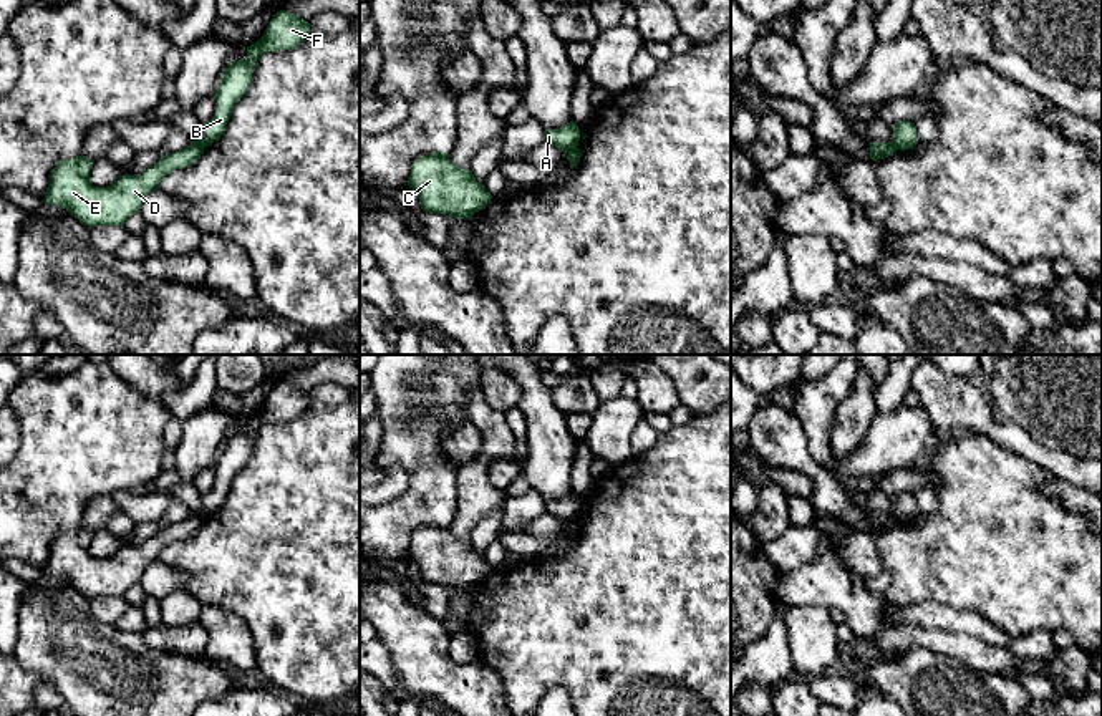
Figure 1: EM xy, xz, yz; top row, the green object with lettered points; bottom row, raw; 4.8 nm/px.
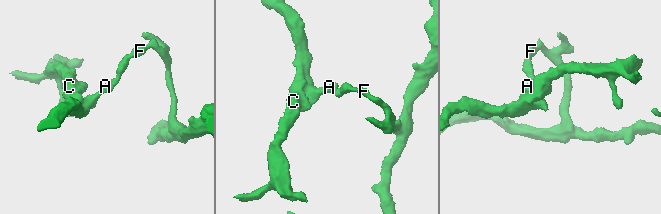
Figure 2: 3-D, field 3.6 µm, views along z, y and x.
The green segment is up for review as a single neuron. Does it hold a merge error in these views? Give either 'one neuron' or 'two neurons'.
two neurons

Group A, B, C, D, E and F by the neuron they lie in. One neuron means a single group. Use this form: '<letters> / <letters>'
A C D E / B F

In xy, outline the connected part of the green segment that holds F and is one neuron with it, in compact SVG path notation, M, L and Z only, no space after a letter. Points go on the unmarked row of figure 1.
M277 383L270 391L263 408L247 418L244 431L230 433L214 464L215 484L210 492L201 496L199 517L207 519L217 512L230 489L235 474L247 462L257 431L268 423L292 421L310 404L310 394L290 383Z

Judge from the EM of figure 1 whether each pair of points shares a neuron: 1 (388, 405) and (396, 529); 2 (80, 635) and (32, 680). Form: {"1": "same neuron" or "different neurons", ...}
{"1": "same neuron", "2": "different neurons"}

